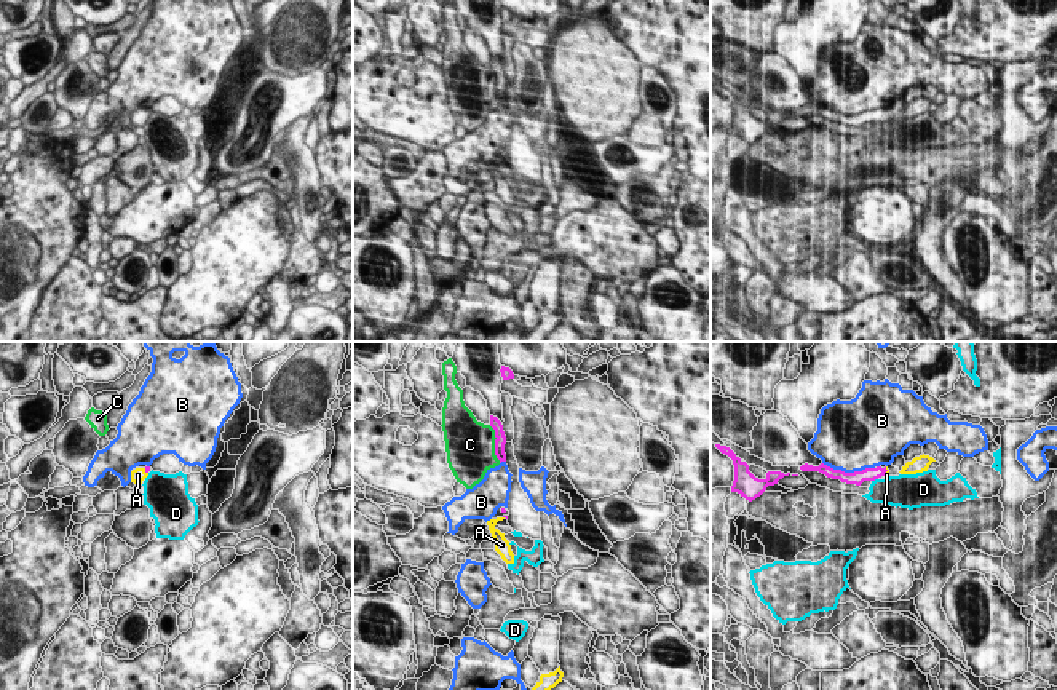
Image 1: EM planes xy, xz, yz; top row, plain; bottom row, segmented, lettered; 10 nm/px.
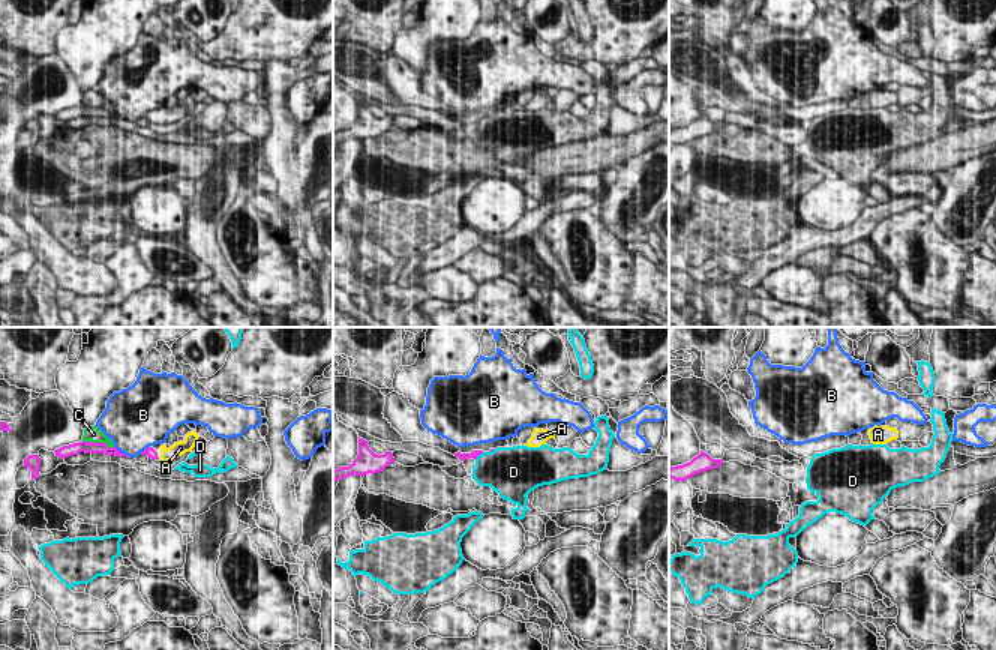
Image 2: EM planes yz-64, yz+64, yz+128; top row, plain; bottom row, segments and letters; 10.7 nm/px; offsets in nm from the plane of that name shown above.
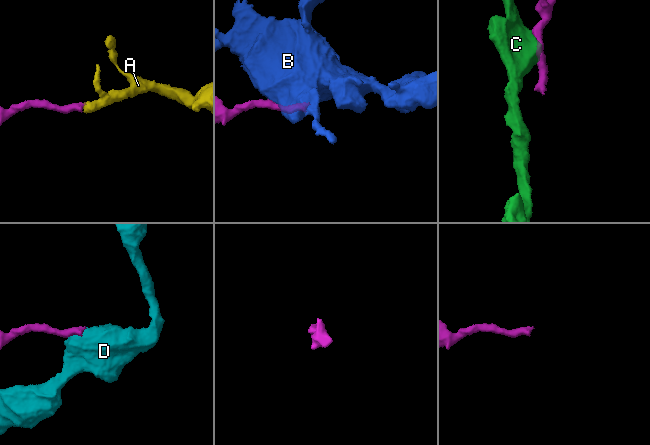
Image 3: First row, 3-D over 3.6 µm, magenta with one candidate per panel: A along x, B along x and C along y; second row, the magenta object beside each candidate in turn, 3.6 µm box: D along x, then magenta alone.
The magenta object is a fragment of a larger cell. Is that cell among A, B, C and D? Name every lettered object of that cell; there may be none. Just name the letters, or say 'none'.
A

